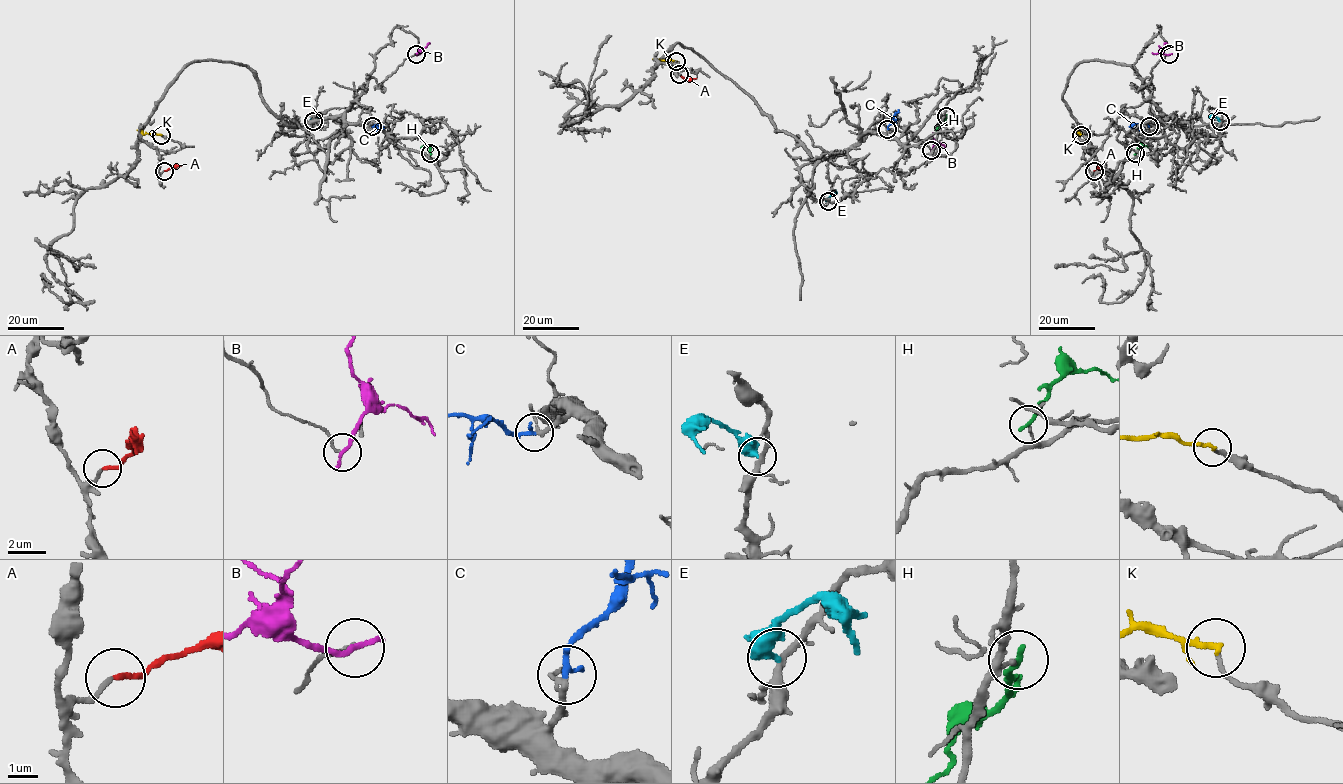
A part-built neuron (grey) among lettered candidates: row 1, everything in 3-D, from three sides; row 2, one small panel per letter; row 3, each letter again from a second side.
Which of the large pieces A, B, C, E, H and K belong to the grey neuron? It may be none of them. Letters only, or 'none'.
A, C

